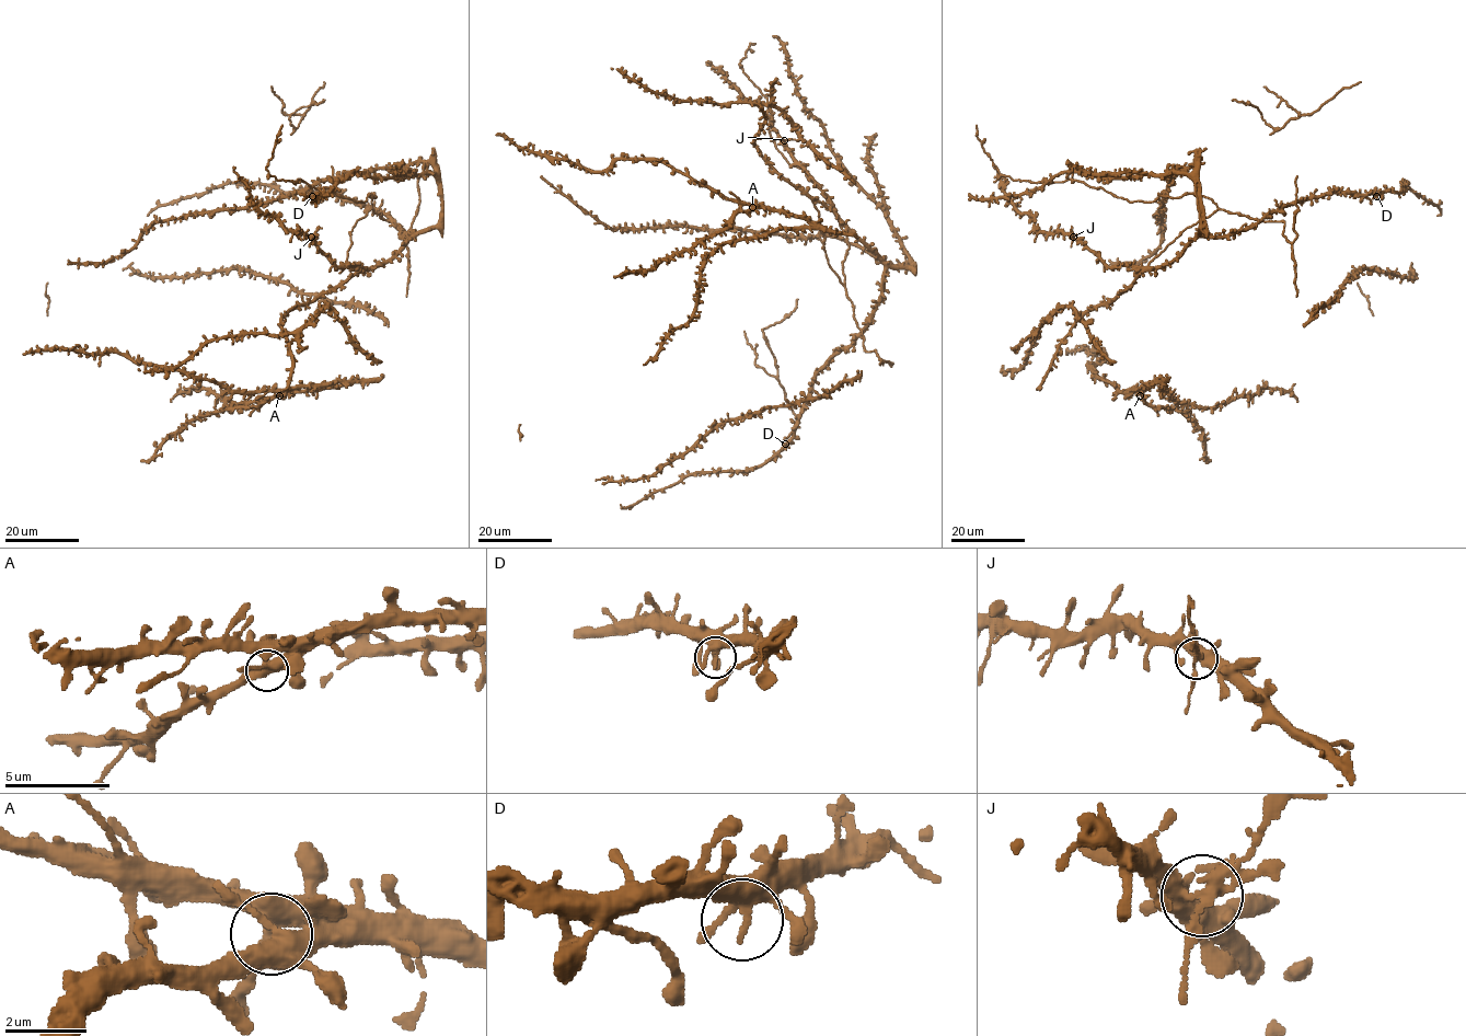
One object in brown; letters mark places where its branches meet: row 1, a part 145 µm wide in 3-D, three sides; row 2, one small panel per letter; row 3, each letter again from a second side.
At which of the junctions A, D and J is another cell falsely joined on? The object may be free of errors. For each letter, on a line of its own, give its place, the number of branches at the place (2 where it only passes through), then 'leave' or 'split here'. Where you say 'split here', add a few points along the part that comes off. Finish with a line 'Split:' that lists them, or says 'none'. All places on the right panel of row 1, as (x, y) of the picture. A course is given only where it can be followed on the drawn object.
A: place (1140, 395); branches 5; leave
D: place (1376, 196); branches 4; leave
J: place (1073, 237); branches 5; split here
Split: J

